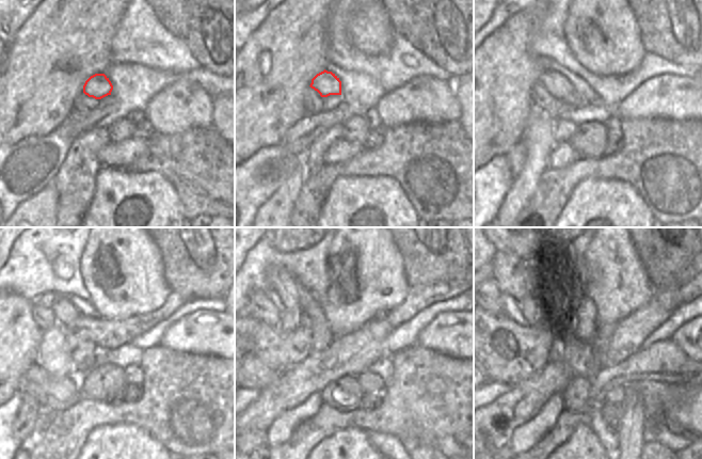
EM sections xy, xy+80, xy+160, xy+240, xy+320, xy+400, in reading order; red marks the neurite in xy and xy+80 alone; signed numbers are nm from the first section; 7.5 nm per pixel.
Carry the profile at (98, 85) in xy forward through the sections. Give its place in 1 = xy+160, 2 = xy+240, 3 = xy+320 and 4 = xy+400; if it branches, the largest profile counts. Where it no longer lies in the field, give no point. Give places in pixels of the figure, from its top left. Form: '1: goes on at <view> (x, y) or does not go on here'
1: goes on at xy+160 (556, 83)
2: goes on at xy+240 (65, 314)
3: goes on at xy+320 (286, 286)
4: goes on at xy+400 (513, 277)

